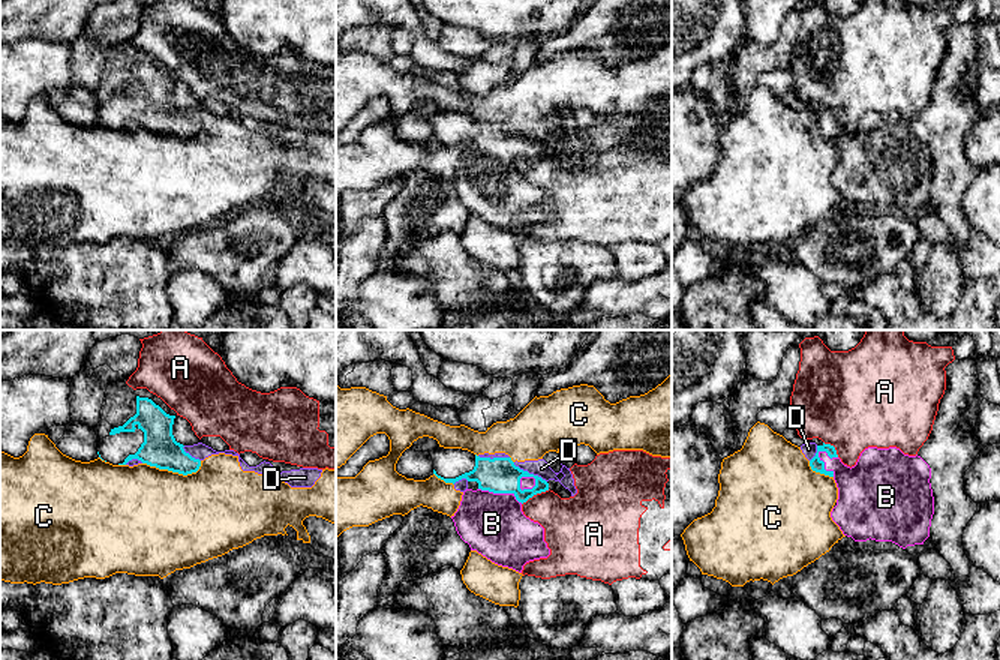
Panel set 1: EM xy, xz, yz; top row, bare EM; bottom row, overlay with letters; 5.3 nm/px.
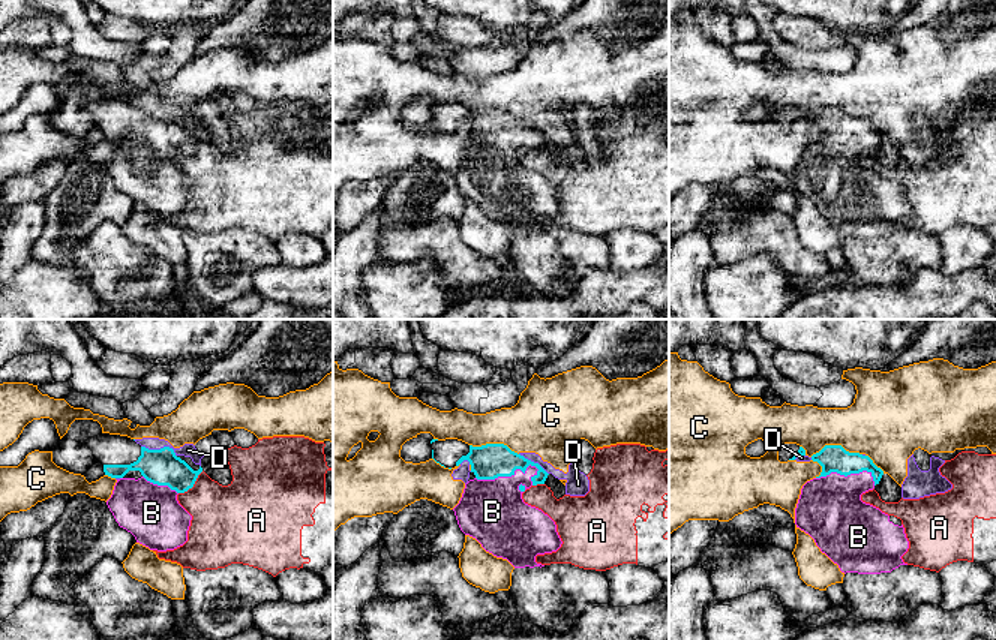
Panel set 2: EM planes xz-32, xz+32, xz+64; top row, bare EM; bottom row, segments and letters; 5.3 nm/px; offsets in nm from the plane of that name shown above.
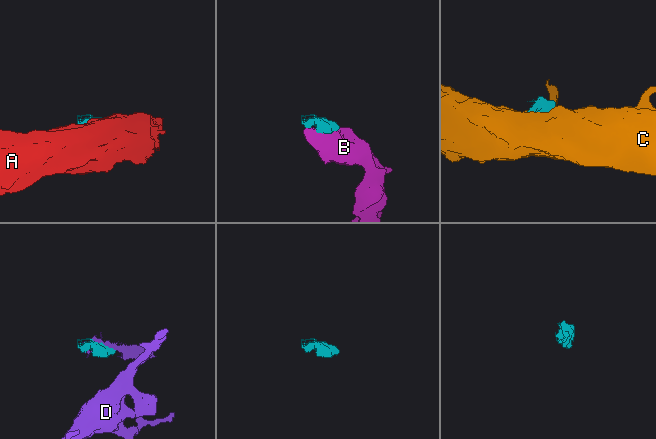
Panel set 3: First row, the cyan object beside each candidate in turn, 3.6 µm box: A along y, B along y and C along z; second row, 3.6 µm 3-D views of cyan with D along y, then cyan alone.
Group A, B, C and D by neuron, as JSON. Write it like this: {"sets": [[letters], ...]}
{"sets": [["A"], ["B"], ["C", "D"]]}

